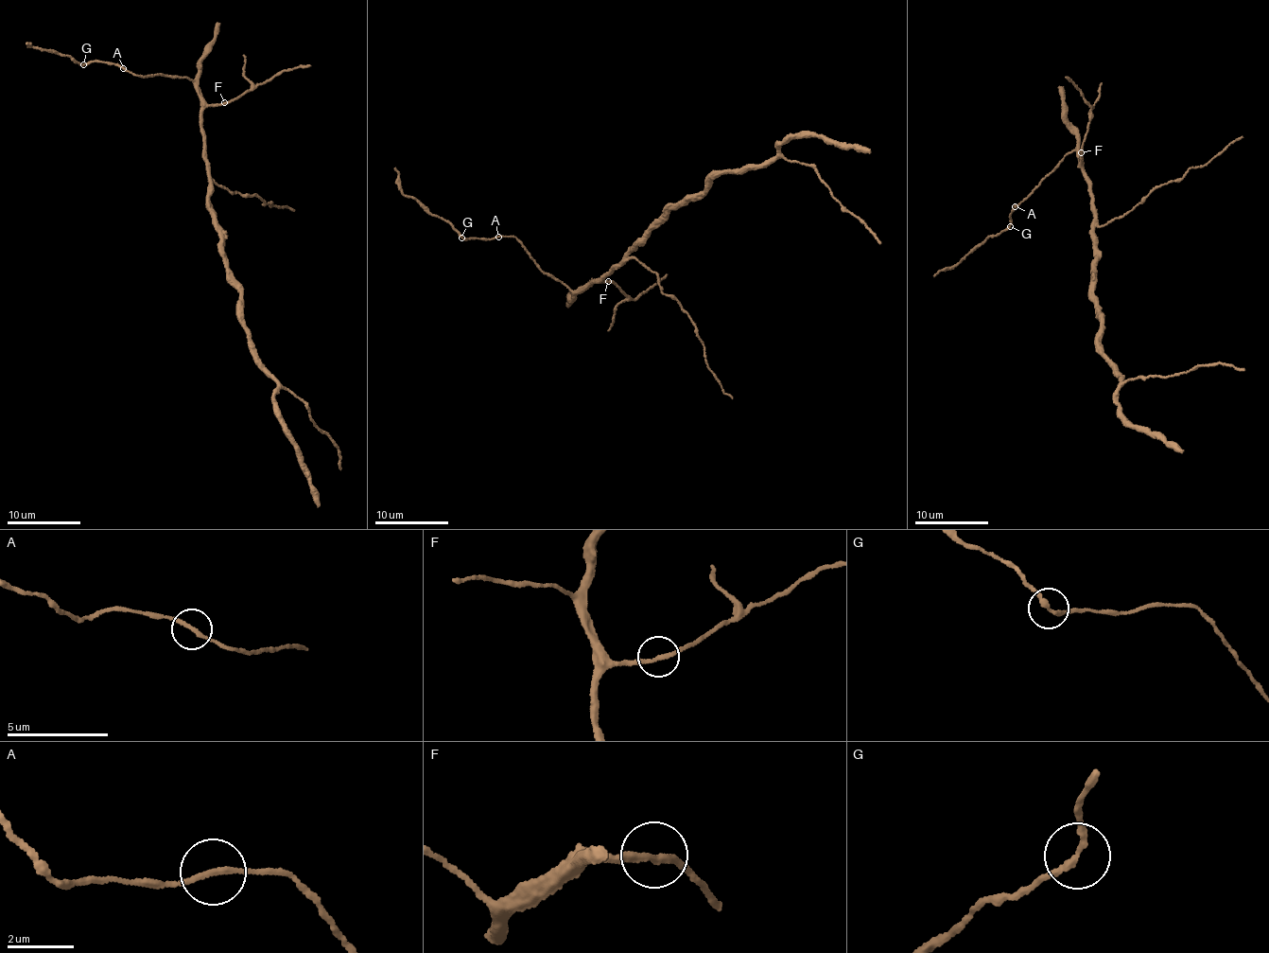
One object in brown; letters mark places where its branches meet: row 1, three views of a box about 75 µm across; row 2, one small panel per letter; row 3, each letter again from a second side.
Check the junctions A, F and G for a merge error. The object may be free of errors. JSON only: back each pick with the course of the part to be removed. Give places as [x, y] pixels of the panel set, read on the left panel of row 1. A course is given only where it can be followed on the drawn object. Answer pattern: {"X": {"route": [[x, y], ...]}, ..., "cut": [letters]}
{"cut": []}

